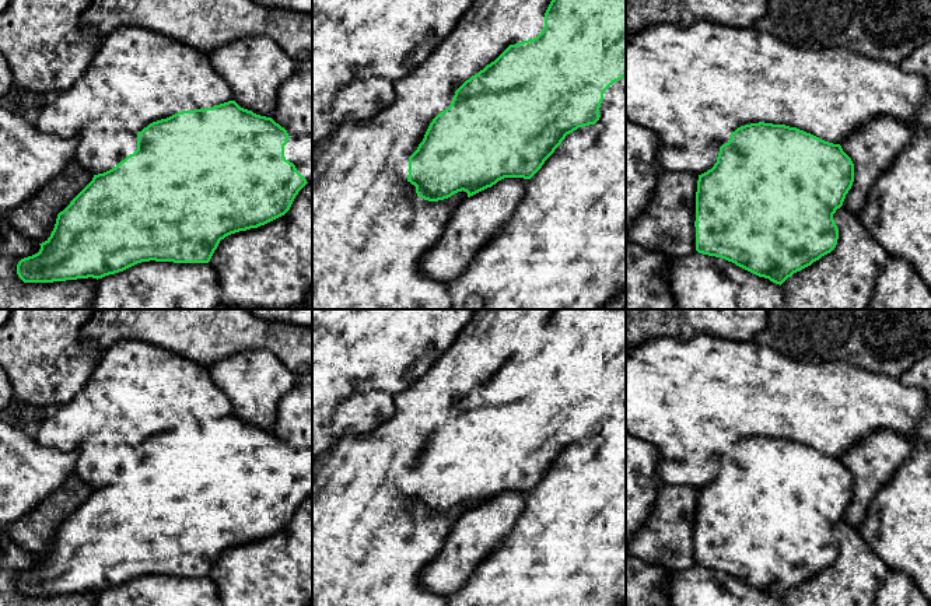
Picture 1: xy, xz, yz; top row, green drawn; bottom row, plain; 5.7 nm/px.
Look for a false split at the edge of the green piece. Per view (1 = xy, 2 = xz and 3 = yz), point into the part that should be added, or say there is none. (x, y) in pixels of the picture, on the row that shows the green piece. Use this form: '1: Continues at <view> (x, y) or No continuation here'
1: Continues at xy (191, 107)
2: Continues at xz (532, 32)
3: No continuation here

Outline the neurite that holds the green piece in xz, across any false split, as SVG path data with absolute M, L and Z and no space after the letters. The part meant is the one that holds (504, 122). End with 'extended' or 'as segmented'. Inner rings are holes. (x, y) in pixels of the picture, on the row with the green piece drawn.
M552 0L539 22L494 62L480 64L455 91L451 105L433 119L417 150L399 164L399 175L428 202L462 190L470 197L504 178L531 179L567 134L599 120L605 91L622 78L626 78L626 0Z; extended

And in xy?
M235 101L220 105L207 105L197 108L189 105L178 113L150 123L137 133L137 150L120 161L115 168L94 175L92 181L70 202L70 204L57 214L55 228L50 237L39 244L38 253L24 258L17 265L17 274L24 283L53 283L77 279L102 279L109 274L123 272L141 262L174 262L174 263L209 263L221 239L225 237L258 228L281 216L284 216L298 192L308 183L297 171L295 165L284 157L284 146L290 136L284 127L272 118L260 116L252 111L241 108Z; extended

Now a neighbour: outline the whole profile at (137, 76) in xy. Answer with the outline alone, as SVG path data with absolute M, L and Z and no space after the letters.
M126 25L102 38L84 74L57 99L34 113L42 133L77 137L74 160L92 175L115 168L137 150L137 133L193 105L204 108L232 101L228 83L213 69L209 55L151 29Z

